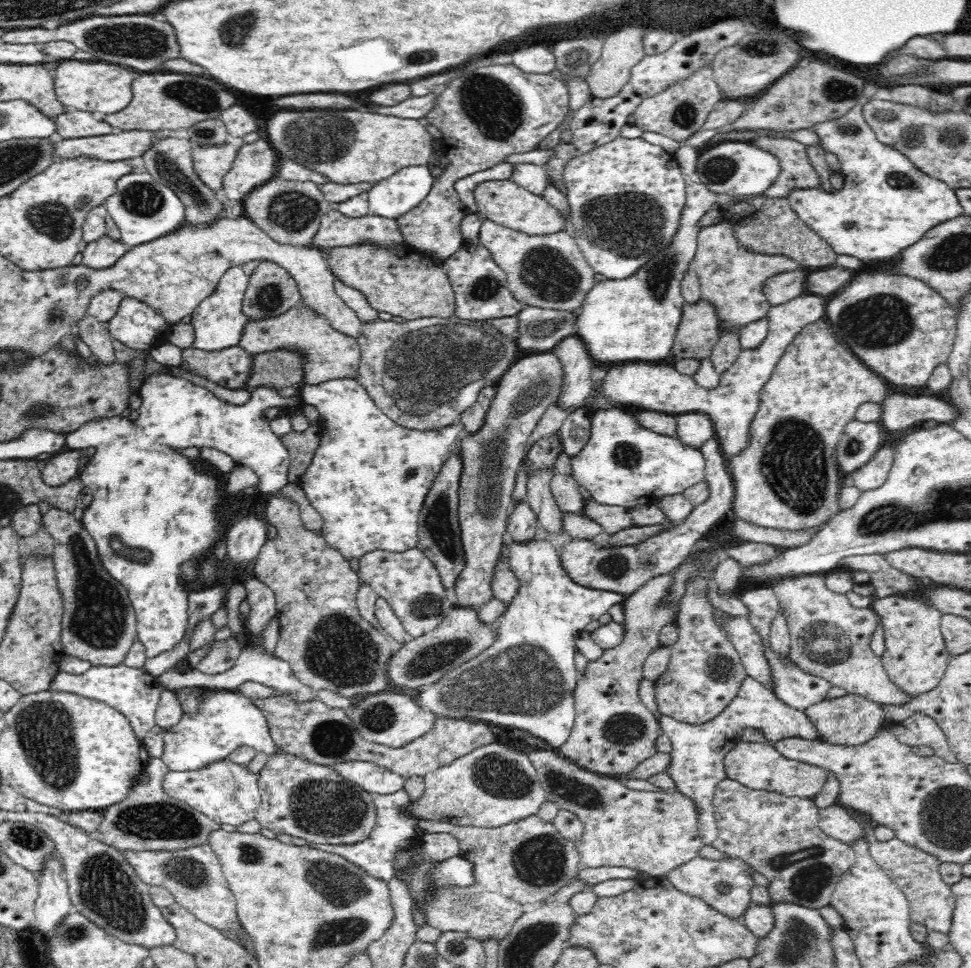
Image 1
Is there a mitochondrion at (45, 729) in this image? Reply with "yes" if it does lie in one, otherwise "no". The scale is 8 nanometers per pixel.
yes

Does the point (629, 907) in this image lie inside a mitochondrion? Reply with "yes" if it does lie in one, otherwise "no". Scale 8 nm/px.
no

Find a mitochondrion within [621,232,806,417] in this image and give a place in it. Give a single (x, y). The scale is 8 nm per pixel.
(660, 272)

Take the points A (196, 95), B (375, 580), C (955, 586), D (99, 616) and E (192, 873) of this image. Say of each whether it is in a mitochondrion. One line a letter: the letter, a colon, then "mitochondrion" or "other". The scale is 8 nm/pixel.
A: mitochondrion
B: other
C: other
D: mitochondrion
E: mitochondrion

